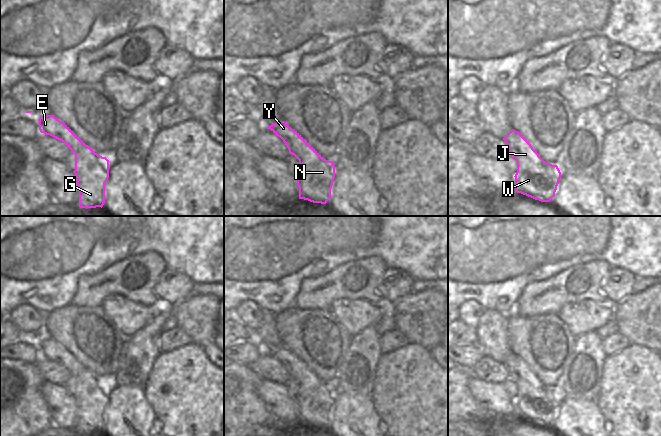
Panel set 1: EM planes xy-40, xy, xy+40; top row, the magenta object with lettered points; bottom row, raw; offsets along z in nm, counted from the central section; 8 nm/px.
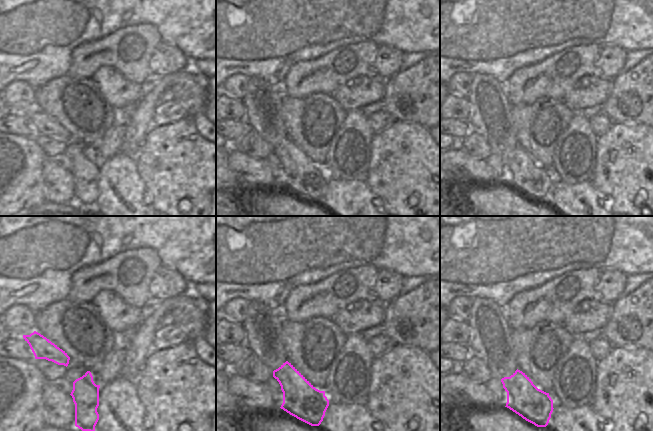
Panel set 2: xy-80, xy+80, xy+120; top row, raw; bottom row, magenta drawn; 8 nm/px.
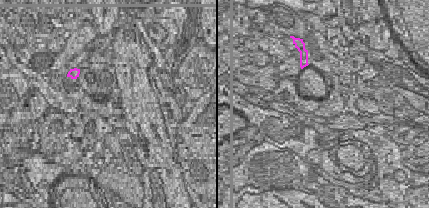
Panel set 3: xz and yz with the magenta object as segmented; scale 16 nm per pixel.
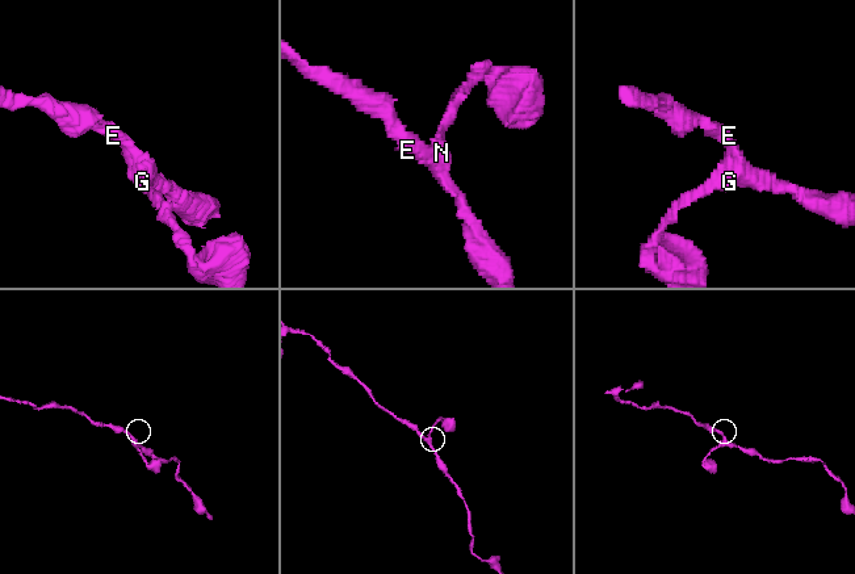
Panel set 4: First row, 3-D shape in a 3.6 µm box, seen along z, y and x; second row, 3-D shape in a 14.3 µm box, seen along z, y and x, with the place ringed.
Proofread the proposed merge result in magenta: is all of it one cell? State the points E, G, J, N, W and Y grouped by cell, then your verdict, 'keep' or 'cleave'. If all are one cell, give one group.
E G J N W Y; keep

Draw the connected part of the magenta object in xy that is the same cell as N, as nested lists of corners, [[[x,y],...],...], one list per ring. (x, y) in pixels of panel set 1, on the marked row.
[[[284,121],[268,127],[280,137],[289,153],[299,160],[297,186],[299,199],[326,204],[331,198],[331,188],[335,178],[333,161],[324,159],[297,131]]]

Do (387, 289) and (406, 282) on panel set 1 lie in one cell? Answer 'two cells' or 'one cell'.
one cell

